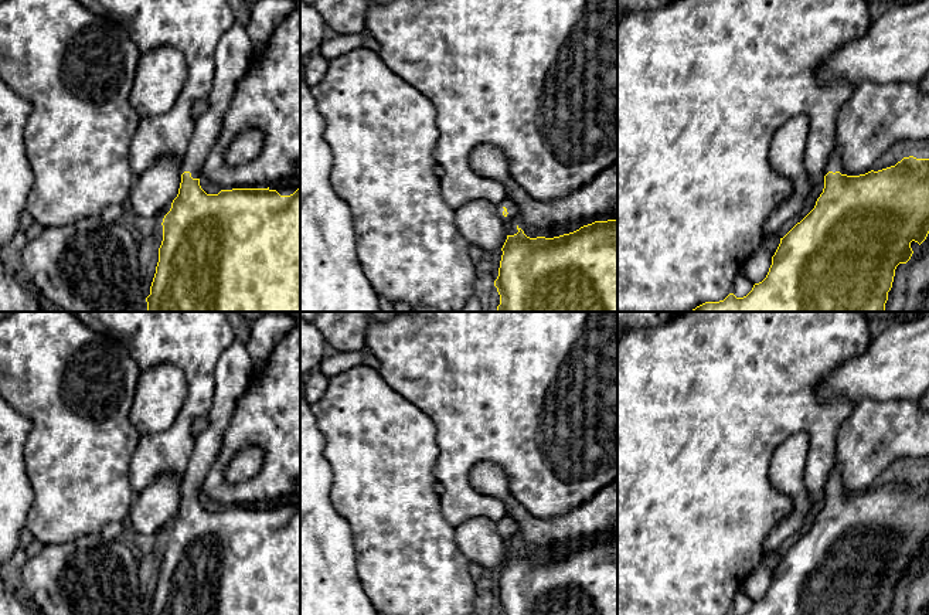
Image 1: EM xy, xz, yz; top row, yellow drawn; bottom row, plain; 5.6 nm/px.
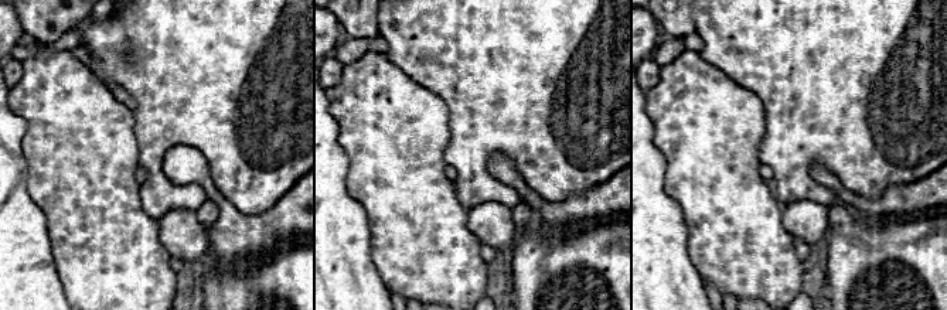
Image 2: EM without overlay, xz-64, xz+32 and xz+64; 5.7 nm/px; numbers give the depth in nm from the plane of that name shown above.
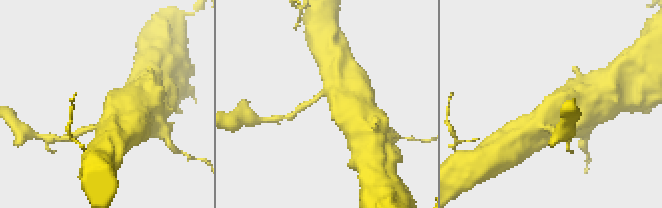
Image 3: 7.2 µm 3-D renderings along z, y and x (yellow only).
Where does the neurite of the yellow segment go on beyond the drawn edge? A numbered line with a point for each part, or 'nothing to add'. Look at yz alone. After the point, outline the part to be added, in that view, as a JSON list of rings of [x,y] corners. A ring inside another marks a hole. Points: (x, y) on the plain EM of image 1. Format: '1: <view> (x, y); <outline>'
1: yz (833, 481); [[[834,458],[831,469],[830,469],[828,475],[827,475],[827,480],[826,480],[826,492],[828,489],[833,489],[833,490],[840,489],[841,492],[844,492],[843,485],[841,485],[841,479],[840,479],[838,473],[837,473],[837,468],[836,468],[836,458]]]

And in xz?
1: xz (511, 537); [[[506,516],[503,520],[497,521],[497,529],[500,536],[506,540],[508,553],[517,551],[518,536],[521,531],[518,521],[511,516]]]

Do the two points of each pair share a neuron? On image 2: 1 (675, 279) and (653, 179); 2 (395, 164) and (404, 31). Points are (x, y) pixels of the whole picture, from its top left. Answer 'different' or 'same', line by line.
1: same
2: different

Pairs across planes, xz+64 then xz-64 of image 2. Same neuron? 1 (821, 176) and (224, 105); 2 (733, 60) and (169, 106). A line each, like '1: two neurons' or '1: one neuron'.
1: two neurons
2: one neuron

